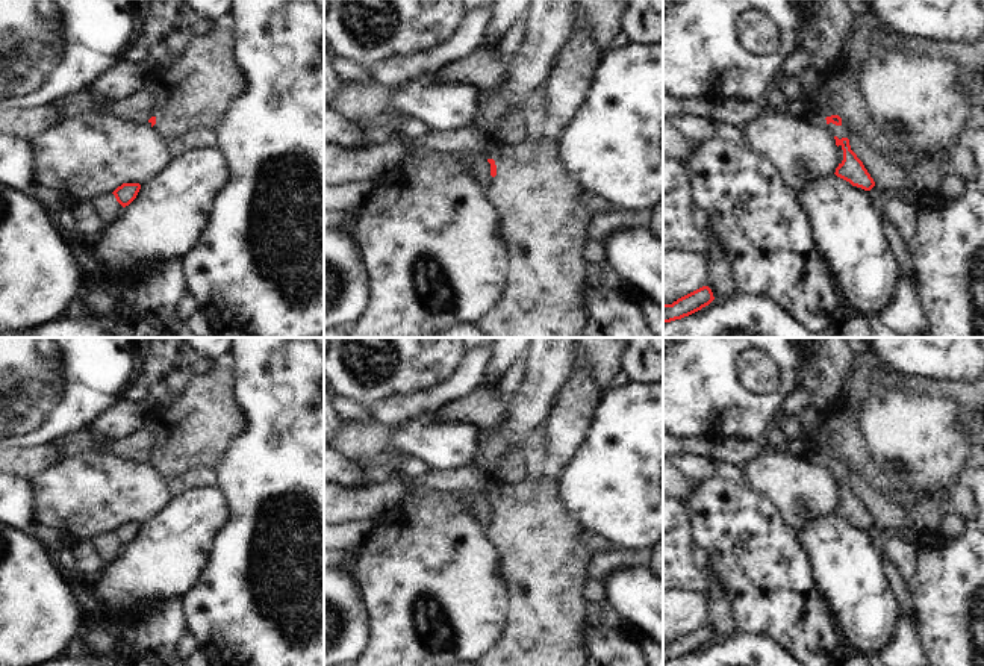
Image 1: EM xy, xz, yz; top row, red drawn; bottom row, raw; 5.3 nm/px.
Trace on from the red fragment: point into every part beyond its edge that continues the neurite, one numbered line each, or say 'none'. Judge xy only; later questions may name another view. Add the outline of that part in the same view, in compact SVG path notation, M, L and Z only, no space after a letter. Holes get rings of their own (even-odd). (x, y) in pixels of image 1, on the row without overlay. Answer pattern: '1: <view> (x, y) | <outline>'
1: xy (194, 432) | M218 362L192 378L179 400L156 409L153 416L153 468L163 480L215 466L247 428L236 401L235 374L227 362Z

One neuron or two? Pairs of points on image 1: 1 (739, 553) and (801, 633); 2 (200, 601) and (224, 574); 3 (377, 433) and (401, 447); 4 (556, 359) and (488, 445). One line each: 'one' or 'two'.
1: one
2: one
3: two
4: one

